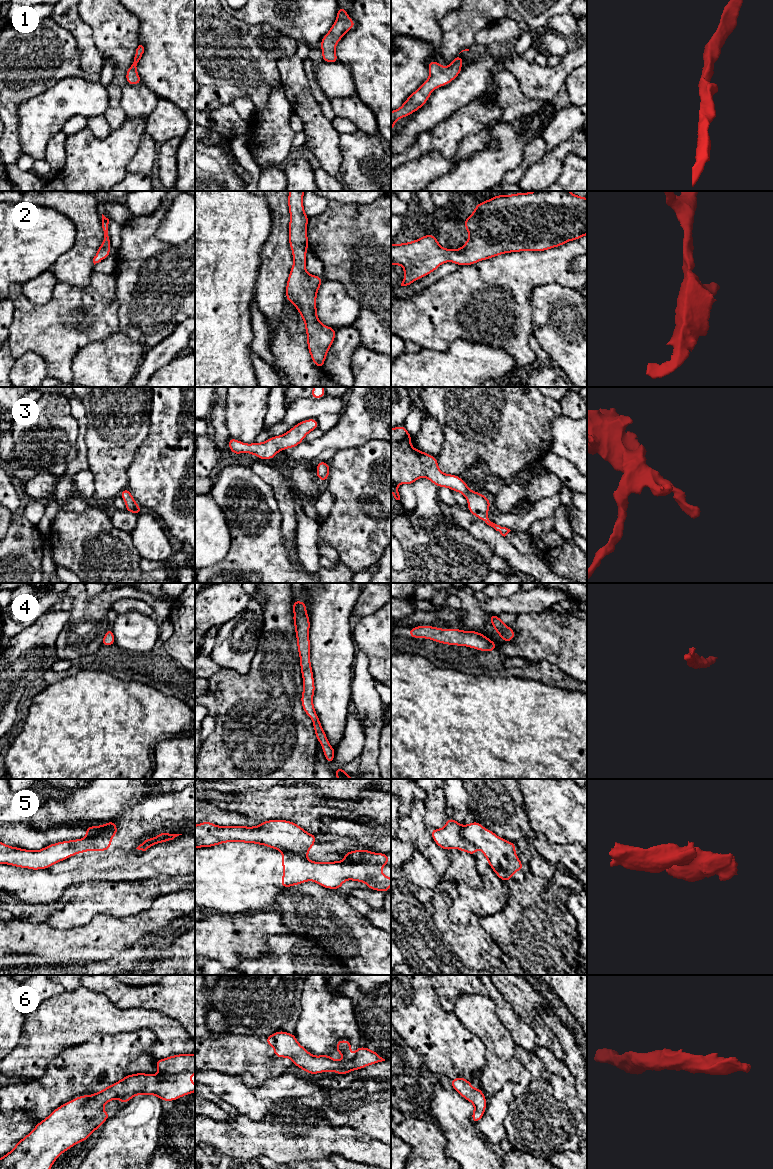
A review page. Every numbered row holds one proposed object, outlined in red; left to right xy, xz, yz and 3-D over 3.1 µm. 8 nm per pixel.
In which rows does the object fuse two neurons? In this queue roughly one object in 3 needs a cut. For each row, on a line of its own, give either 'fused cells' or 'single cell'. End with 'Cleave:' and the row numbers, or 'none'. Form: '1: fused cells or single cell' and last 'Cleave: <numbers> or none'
1: single cell
2: single cell
3: single cell
4: single cell
5: fused cells
6: single cell
Cleave: 5

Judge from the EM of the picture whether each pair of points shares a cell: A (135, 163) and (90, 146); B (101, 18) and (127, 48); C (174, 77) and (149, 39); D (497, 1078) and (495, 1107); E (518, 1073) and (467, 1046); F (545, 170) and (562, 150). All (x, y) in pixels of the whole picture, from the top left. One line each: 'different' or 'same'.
A: different
B: same
C: same
D: different
E: different
F: same

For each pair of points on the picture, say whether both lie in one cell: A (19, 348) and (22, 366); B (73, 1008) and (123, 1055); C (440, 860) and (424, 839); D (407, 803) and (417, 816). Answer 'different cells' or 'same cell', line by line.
A: different cells
B: different cells
C: same cell
D: different cells

